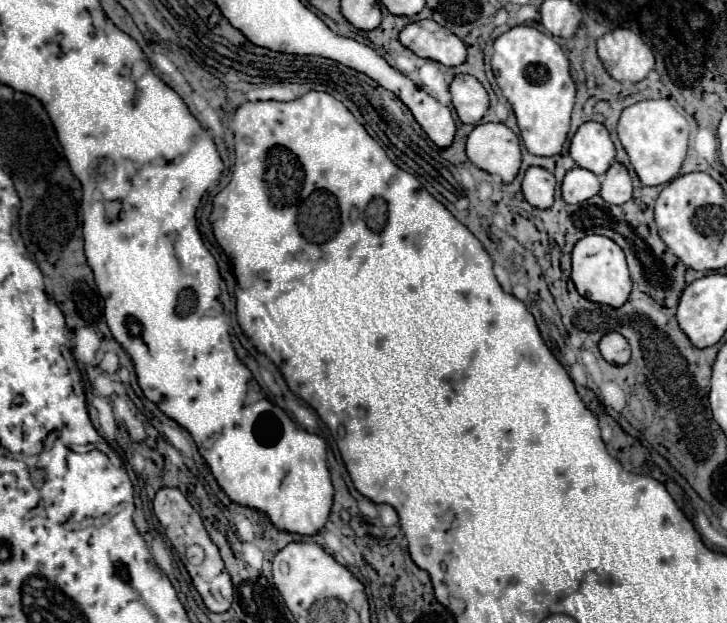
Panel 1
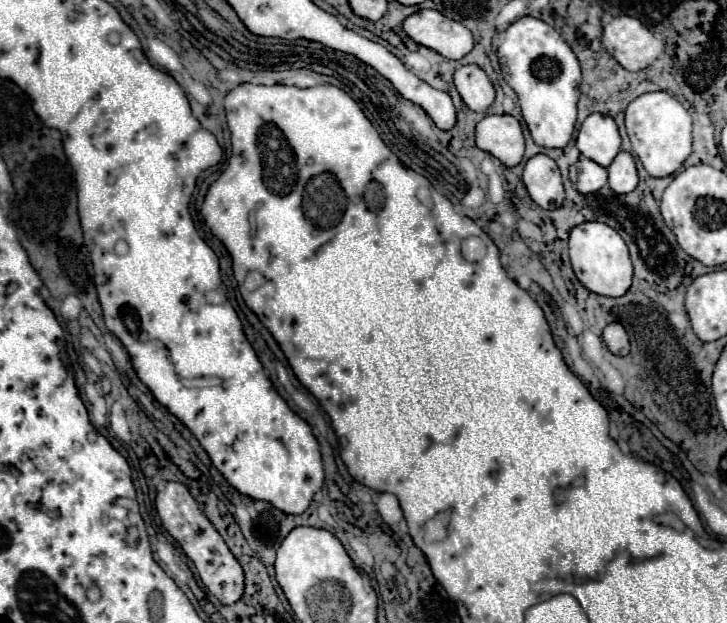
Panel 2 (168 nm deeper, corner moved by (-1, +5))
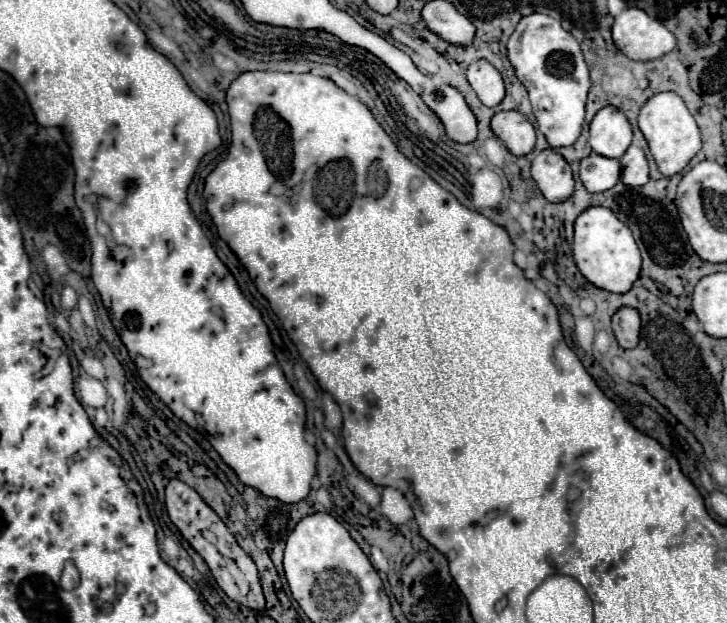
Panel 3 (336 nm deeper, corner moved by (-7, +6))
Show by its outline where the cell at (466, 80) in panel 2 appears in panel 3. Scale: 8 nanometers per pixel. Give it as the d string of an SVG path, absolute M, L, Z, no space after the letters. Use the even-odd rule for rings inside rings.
M476 60L468 66L466 78L472 86L472 90L476 92L476 96L480 98L480 102L484 106L498 106L504 98L504 82L500 72L486 60Z

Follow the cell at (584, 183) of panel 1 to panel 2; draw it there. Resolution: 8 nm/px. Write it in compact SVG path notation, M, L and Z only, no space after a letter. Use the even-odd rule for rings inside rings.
M580 155L580 159L570 167L570 179L578 193L588 195L608 183L608 171L592 159Z

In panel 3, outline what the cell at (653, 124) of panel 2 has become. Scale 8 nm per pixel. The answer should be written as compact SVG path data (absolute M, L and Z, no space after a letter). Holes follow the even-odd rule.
M660 92L646 100L638 114L638 126L648 142L650 154L664 176L674 176L700 152L700 130L694 116L688 112L684 100L674 92Z

